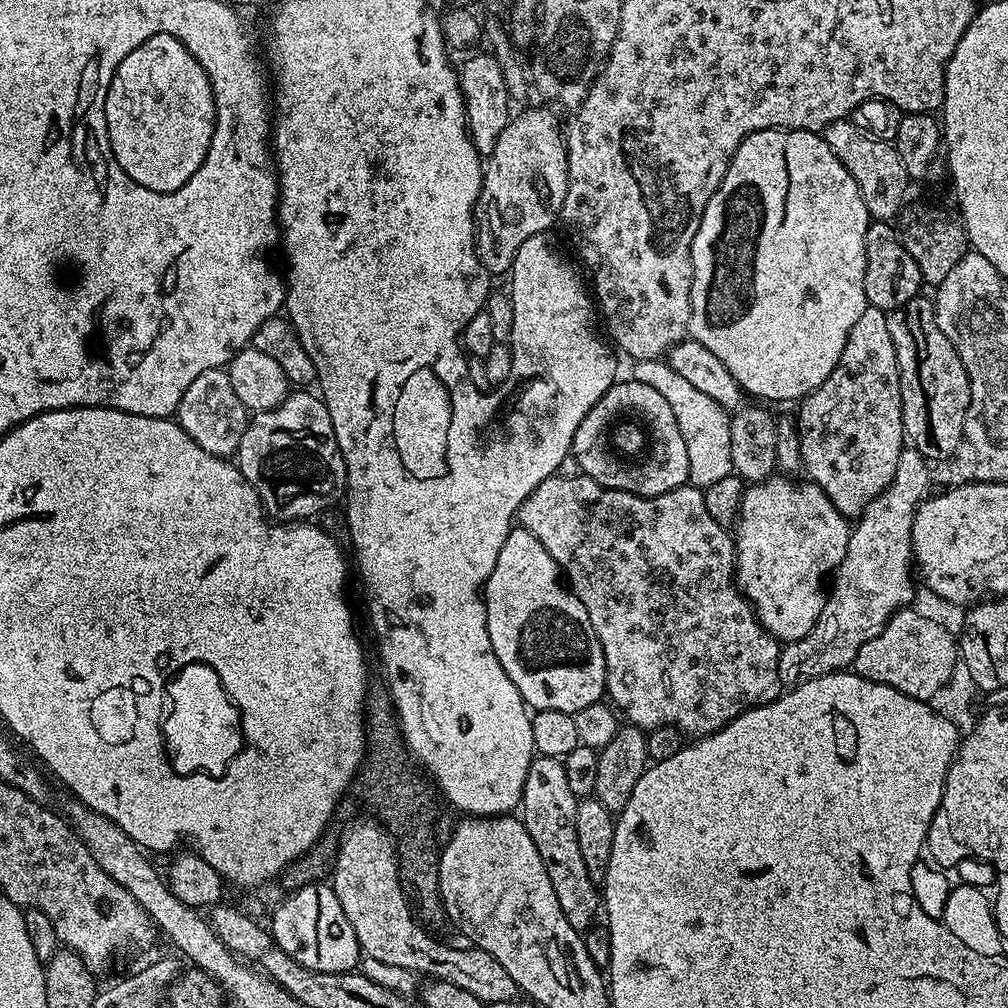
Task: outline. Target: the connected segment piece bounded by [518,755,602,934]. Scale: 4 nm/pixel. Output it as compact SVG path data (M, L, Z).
M537 755L526 774L526 782L520 795L518 812L522 817L526 833L530 834L530 839L534 842L539 857L542 858L542 863L550 876L551 885L554 886L558 903L562 906L567 921L570 922L574 930L584 934L597 923L596 915L598 917L601 915L602 896L598 891L597 881L591 880L588 876L586 862L582 862L582 849L578 846L578 830L574 826L574 810L576 809L577 799L574 790L570 790L570 782L566 778L563 759L559 756Z

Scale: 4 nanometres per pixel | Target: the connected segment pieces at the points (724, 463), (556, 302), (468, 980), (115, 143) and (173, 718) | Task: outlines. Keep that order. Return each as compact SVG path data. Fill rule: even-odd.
M663 359L641 360L635 367L634 379L638 382L646 382L646 386L654 386L654 390L658 390L658 394L662 394L662 398L666 398L666 402L670 402L670 410L674 410L674 418L678 418L678 430L682 430L682 438L686 442L686 454L690 454L689 481L695 487L703 490L714 486L714 482L733 475L732 459L730 458L729 413L722 406L718 406L718 402L714 402L714 398L709 398L708 395L702 394L702 390L690 386L690 382L686 382L686 378L682 378L682 374L677 374Z
M547 231L531 236L515 254L508 272L511 278L508 297L513 306L508 343L512 351L511 372L506 382L483 395L496 400L496 408L504 408L504 400L522 404L522 392L542 398L544 414L556 414L570 430L577 431L582 418L590 414L602 394L617 383L618 375L613 349L600 341L593 297L585 281L582 278L580 281L575 268L556 248L558 242L552 235Z
M375 819L360 820L357 824L352 824L344 832L344 837L341 835L338 840L338 847L336 850L336 858L330 869L330 887L334 890L334 894L338 898L338 906L342 906L342 914L346 914L346 922L350 922L350 926L354 926L354 934L360 943L360 951L365 957L370 959L377 959L379 962L386 962L387 965L404 967L410 972L419 974L424 978L431 978L432 980L445 980L446 982L454 982L454 986L462 986L462 990L467 990L468 993L474 994L474 998L478 998L486 1006L491 1006L494 1002L506 1002L507 1000L517 999L518 989L513 978L510 978L506 972L505 967L500 966L499 962L495 960L486 950L482 950L473 946L465 946L466 948L451 948L448 944L443 944L440 940L435 940L435 935L430 934L429 929L422 926L421 921L408 909L408 900L404 897L404 892L400 889L402 885L402 869L398 863L398 848L394 843L393 837L390 835L387 827L383 823L377 822Z
M165 32L147 39L122 60L111 80L106 98L107 136L115 161L132 181L162 193L166 186L185 184L205 161L216 126L212 84L201 64L174 35Z
M186 662L180 668L178 673L179 679L189 680L192 684L200 687L200 696L196 692L192 692L187 696L184 692L165 691L164 704L158 706L157 726L158 746L164 748L164 752L170 757L173 765L192 764L191 771L201 780L212 781L212 784L220 784L220 781L227 779L230 770L228 764L236 762L236 752L246 750L246 744L240 736L236 736L236 716L232 710L232 702L230 702L230 694L222 694L220 679L218 673L212 668L204 666L196 666L191 662ZM180 748L200 748L200 752L180 752Z

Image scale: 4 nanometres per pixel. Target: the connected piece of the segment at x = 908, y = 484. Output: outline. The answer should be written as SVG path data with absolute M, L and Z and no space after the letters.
M911 446L904 447L898 458L898 470L894 470L894 478L890 478L890 486L886 486L886 490L882 490L882 494L878 494L878 498L874 498L874 502L870 502L870 506L866 506L866 510L855 521L846 546L846 558L842 558L842 562L831 577L824 609L818 622L814 622L814 630L810 630L806 638L793 640L781 647L778 674L780 683L785 689L796 688L799 684L831 672L845 671L854 662L858 650L862 650L862 646L870 642L870 638L882 634L888 619L897 610L907 608L913 603L916 588L912 585L912 576L914 580L912 527L920 501L930 492L928 468L930 468L929 461L925 460L919 450Z

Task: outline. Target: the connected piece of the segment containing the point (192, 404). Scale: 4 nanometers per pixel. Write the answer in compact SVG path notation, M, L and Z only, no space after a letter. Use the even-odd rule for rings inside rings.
M224 368L206 370L206 374L198 374L190 386L186 386L186 394L182 394L180 404L174 413L177 424L206 450L215 456L231 457L240 445L242 434L250 419L247 408L238 402L238 394L234 394L234 386L230 386L230 378Z

